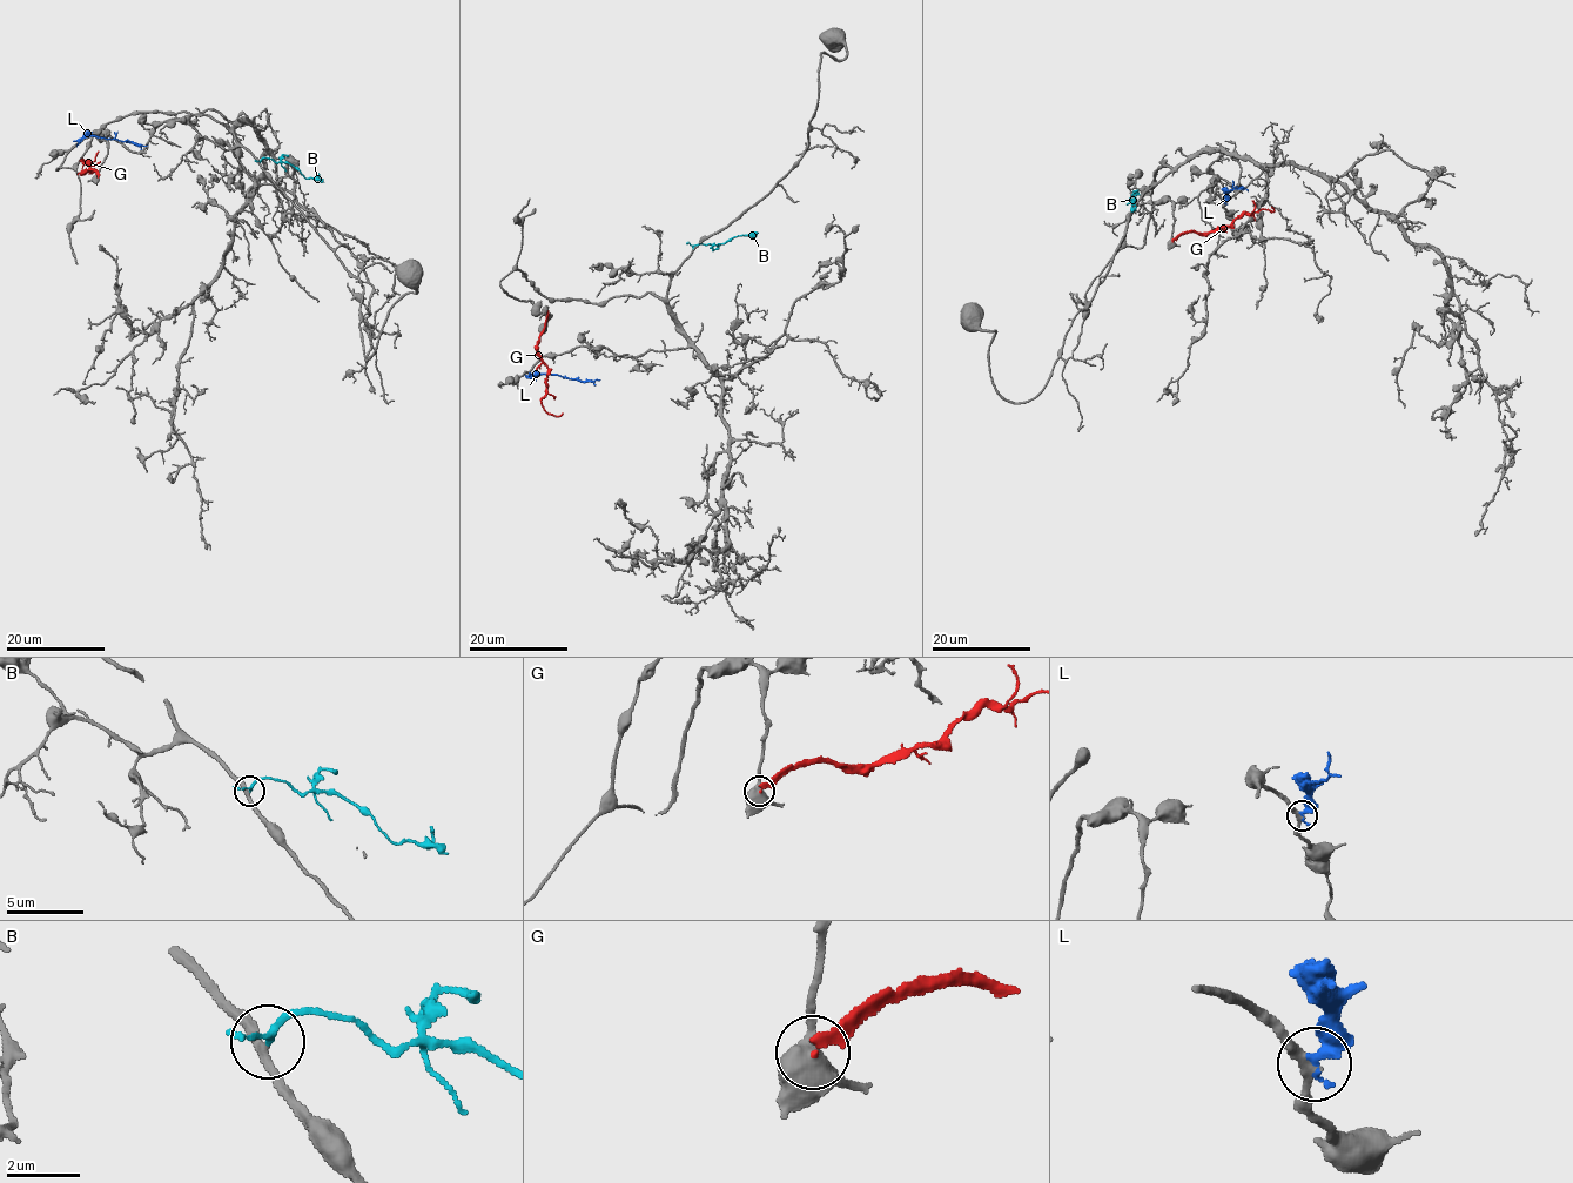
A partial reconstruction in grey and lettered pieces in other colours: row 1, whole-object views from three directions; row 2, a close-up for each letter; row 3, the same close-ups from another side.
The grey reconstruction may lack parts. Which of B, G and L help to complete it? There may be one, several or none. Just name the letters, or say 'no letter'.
B

